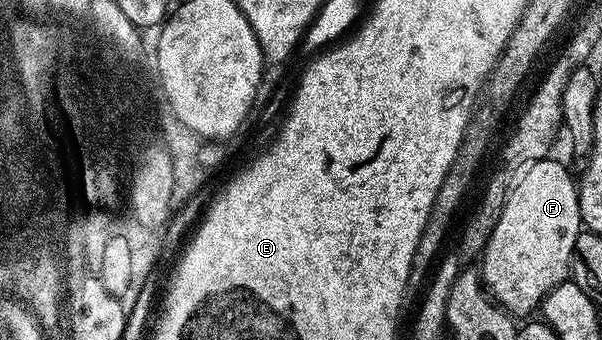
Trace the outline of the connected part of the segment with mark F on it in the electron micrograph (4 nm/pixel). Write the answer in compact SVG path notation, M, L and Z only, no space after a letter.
M551 160L535 161L522 170L521 176L511 187L500 219L481 254L481 276L487 292L500 309L506 309L512 315L531 313L534 309L536 312L549 291L553 291L553 287L557 287L562 281L568 280L577 235L581 232L583 220L579 214L576 178L571 178L570 171L561 162Z

